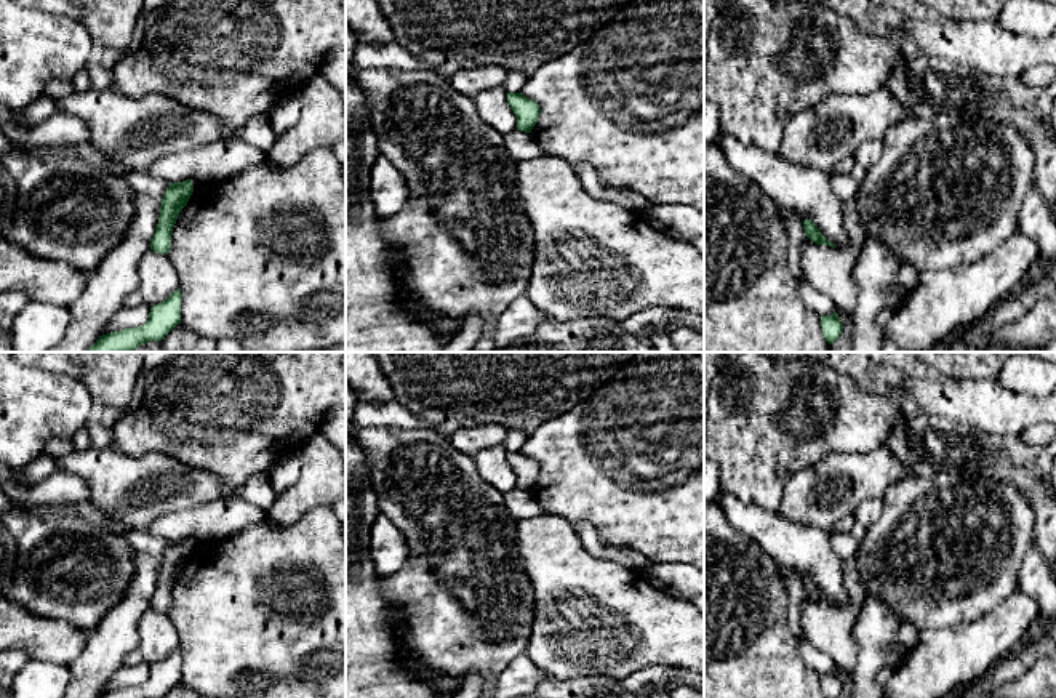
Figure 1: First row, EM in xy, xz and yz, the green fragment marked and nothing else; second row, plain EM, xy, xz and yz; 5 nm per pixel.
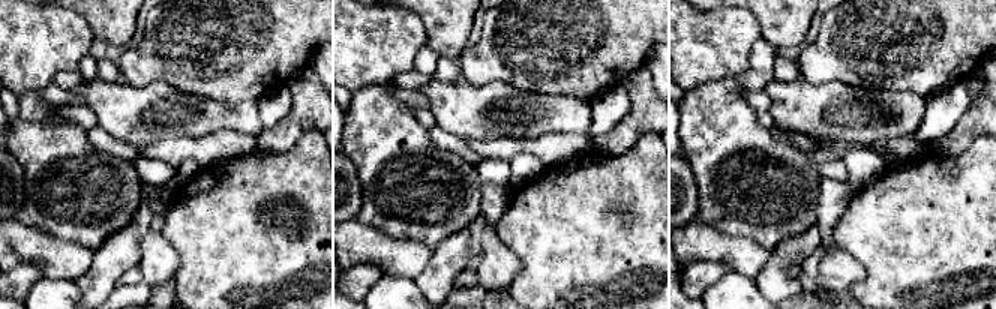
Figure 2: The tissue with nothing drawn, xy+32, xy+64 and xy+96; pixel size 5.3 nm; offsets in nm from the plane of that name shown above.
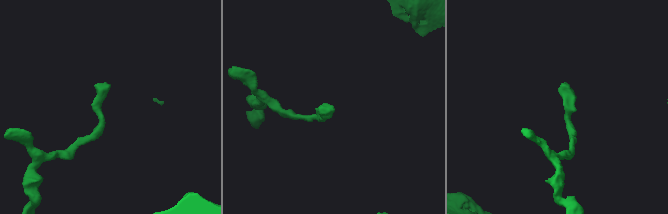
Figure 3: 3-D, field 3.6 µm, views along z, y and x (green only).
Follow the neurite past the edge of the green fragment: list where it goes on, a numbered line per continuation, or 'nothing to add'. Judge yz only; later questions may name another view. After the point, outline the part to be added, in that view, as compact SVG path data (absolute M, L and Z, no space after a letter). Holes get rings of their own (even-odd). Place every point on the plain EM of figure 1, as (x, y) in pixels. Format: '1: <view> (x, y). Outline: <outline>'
nothing to add

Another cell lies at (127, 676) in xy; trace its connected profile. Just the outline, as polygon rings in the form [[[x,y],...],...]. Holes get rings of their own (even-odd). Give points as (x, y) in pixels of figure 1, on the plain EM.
[[[141,661],[134,666],[123,664],[109,679],[109,682],[102,688],[101,695],[112,692],[112,690],[122,690],[125,687],[142,685],[149,679],[149,671],[150,671],[150,664],[146,661]]]

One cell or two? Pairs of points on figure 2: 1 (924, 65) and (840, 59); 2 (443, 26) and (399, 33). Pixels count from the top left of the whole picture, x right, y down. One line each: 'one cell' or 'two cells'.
1: one cell
2: two cells

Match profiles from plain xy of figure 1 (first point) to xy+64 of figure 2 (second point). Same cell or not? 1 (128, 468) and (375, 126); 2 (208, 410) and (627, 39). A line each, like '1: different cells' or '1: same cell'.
1: different cells
2: same cell

